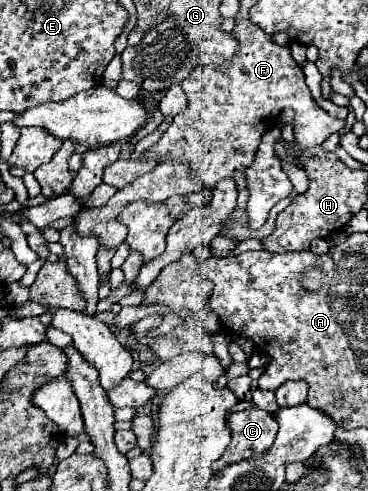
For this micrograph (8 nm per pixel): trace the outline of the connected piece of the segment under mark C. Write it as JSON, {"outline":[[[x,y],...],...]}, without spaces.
{"outline":[[[258,407],[232,413],[228,417],[228,425],[232,429],[232,441],[220,461],[214,463],[214,471],[220,471],[232,461],[242,461],[244,457],[264,453],[274,443],[278,431],[276,419]]]}

